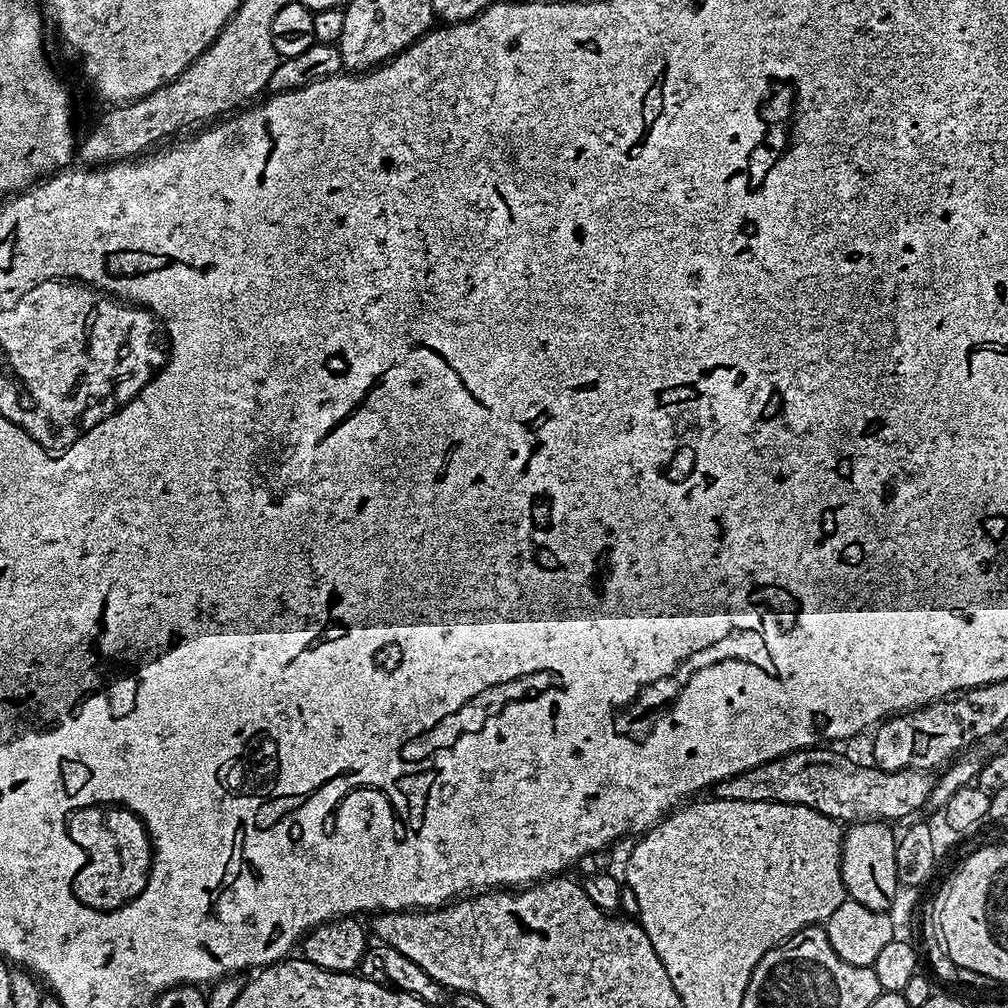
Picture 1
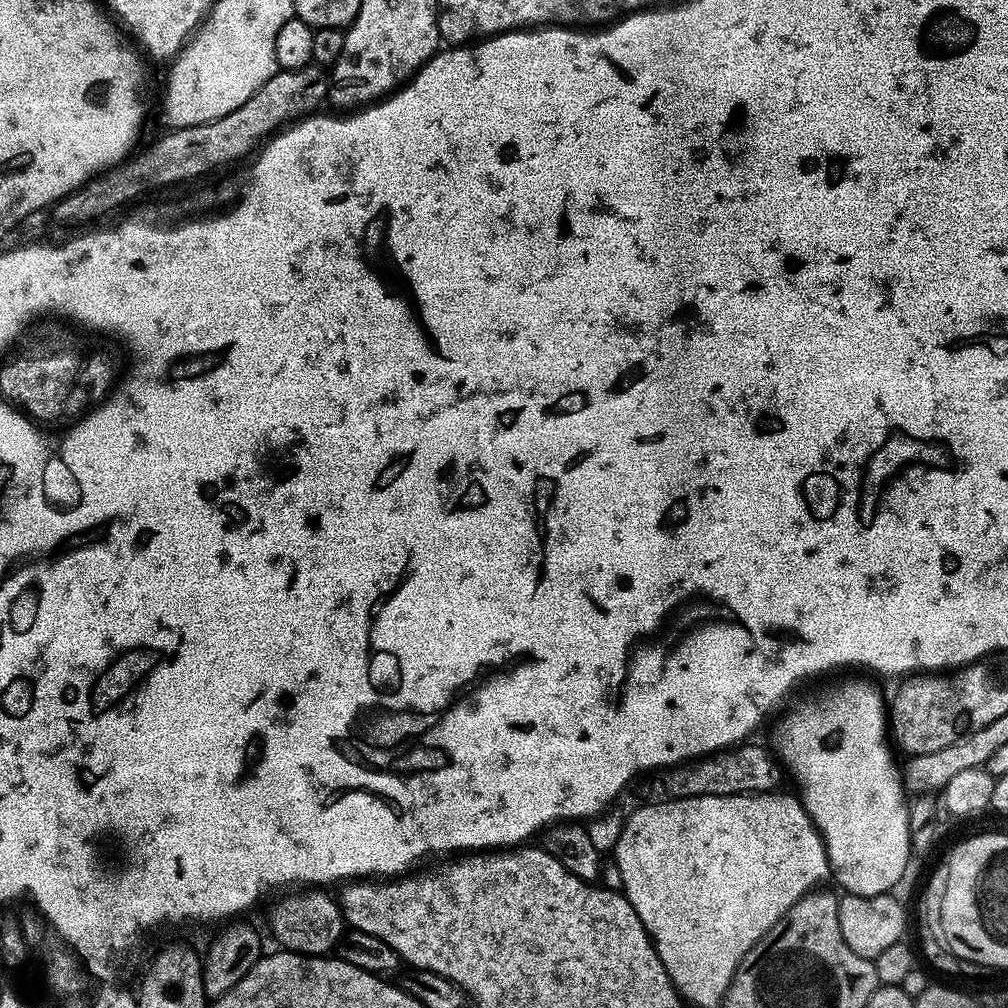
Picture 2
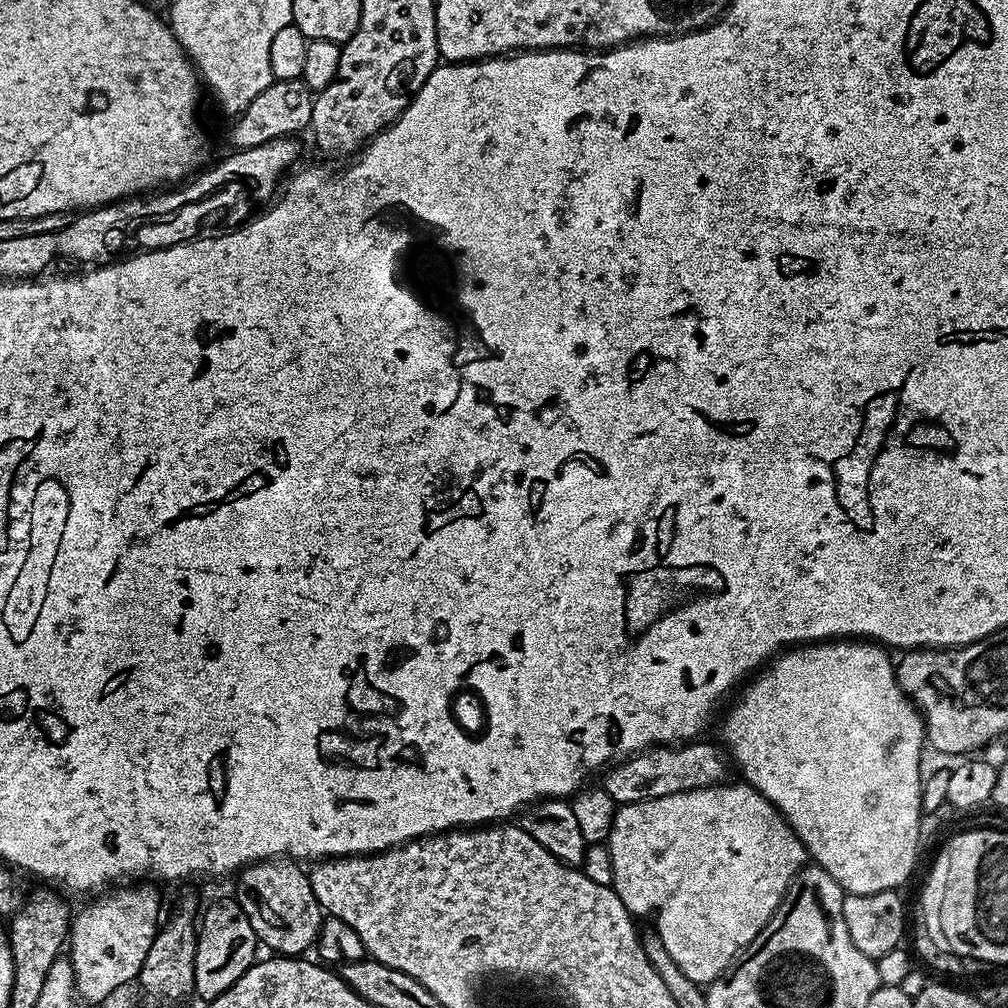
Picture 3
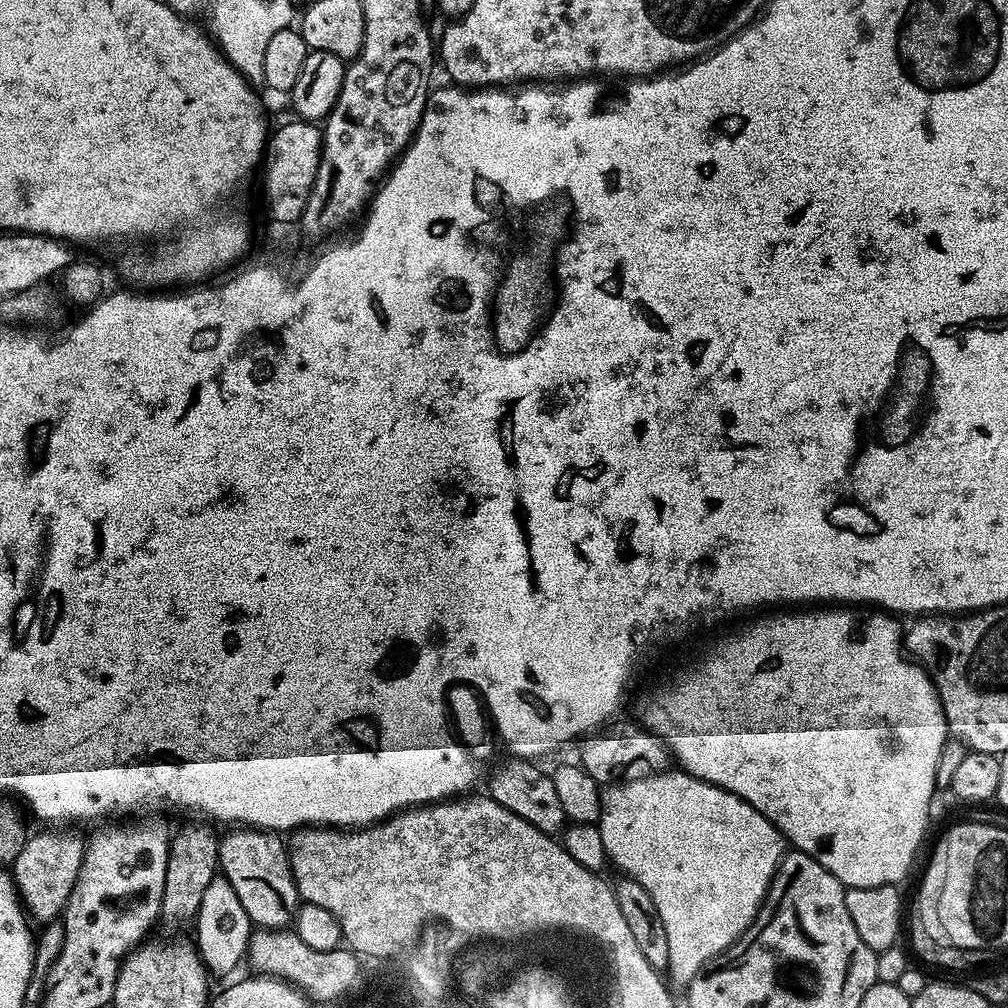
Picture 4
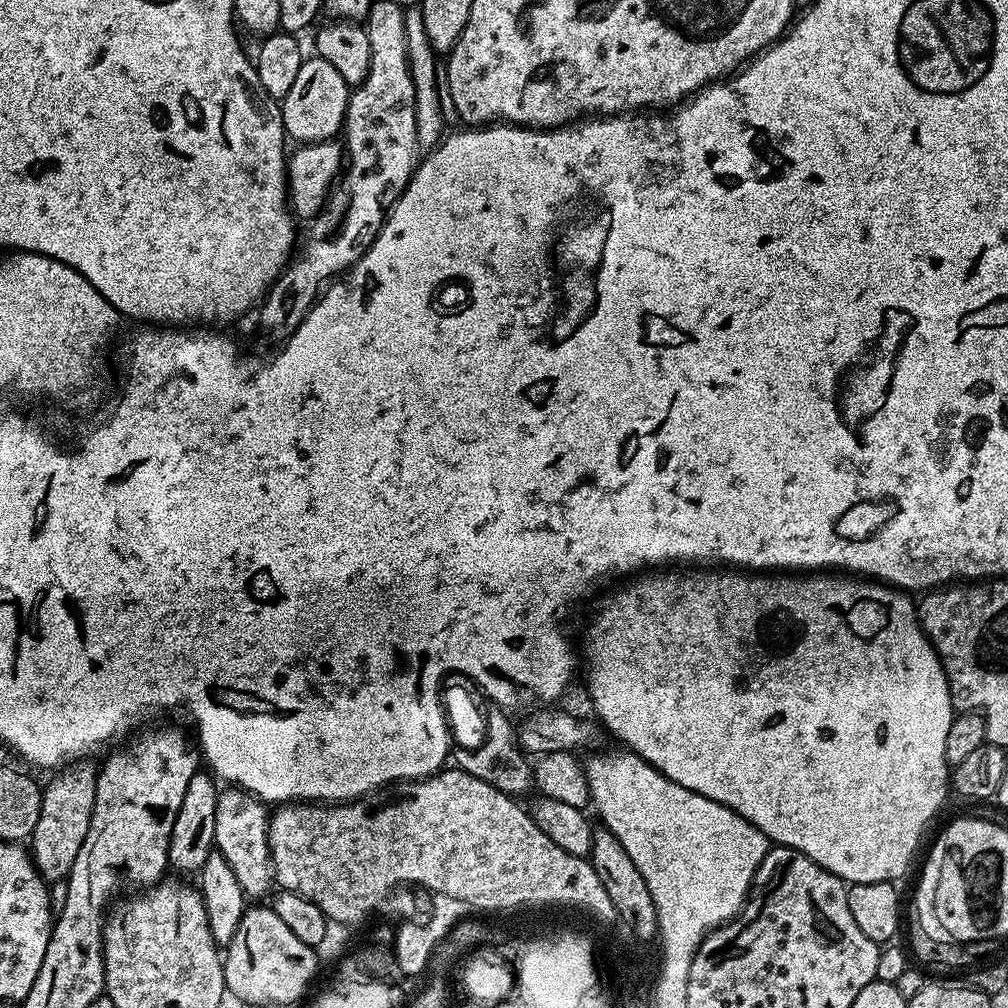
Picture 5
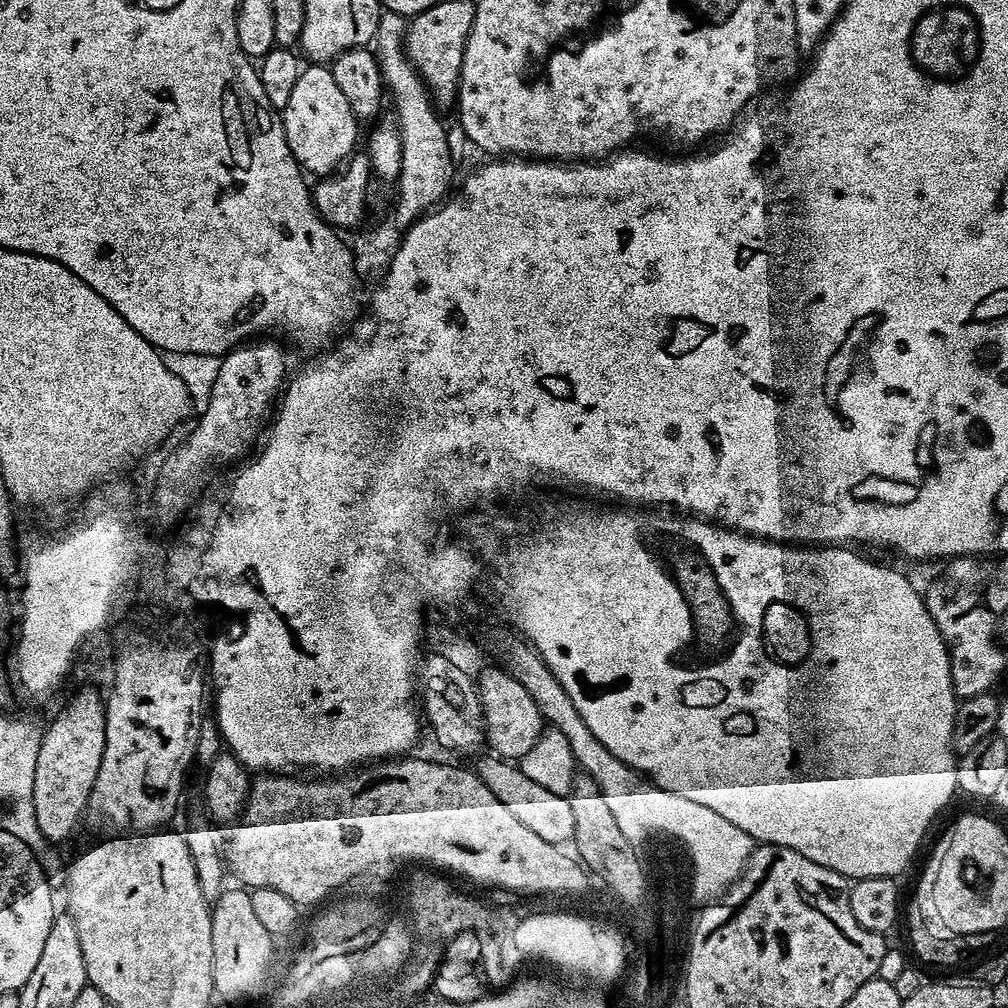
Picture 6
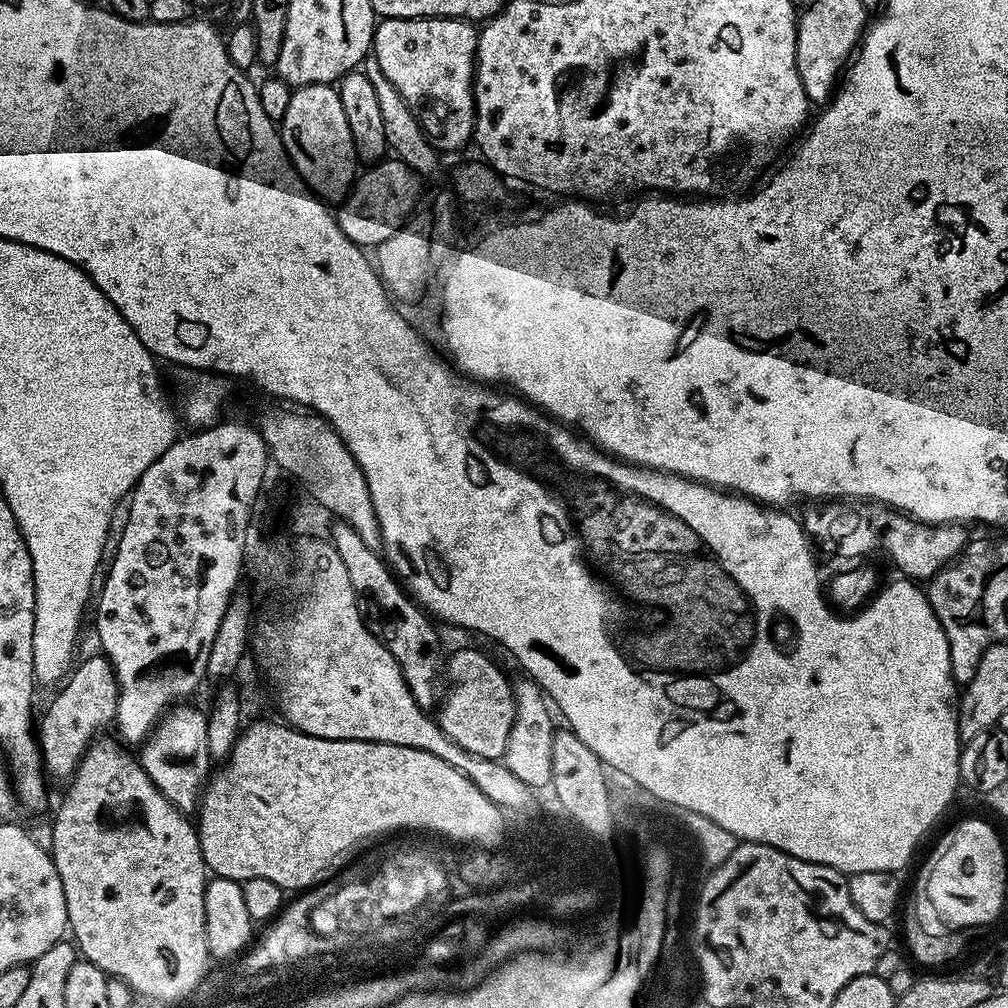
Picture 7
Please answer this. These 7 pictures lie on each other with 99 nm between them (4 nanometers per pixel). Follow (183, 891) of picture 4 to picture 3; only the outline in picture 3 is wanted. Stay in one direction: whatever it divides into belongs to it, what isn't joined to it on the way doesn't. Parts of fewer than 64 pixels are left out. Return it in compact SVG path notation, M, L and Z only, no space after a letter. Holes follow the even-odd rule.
M188 892L180 900L176 913L161 923L154 942L150 946L150 954L146 954L146 962L142 962L142 970L138 977L138 983L143 995L152 1000L184 1000L193 995L195 986L195 950L198 933L198 910L196 914L196 896Z

